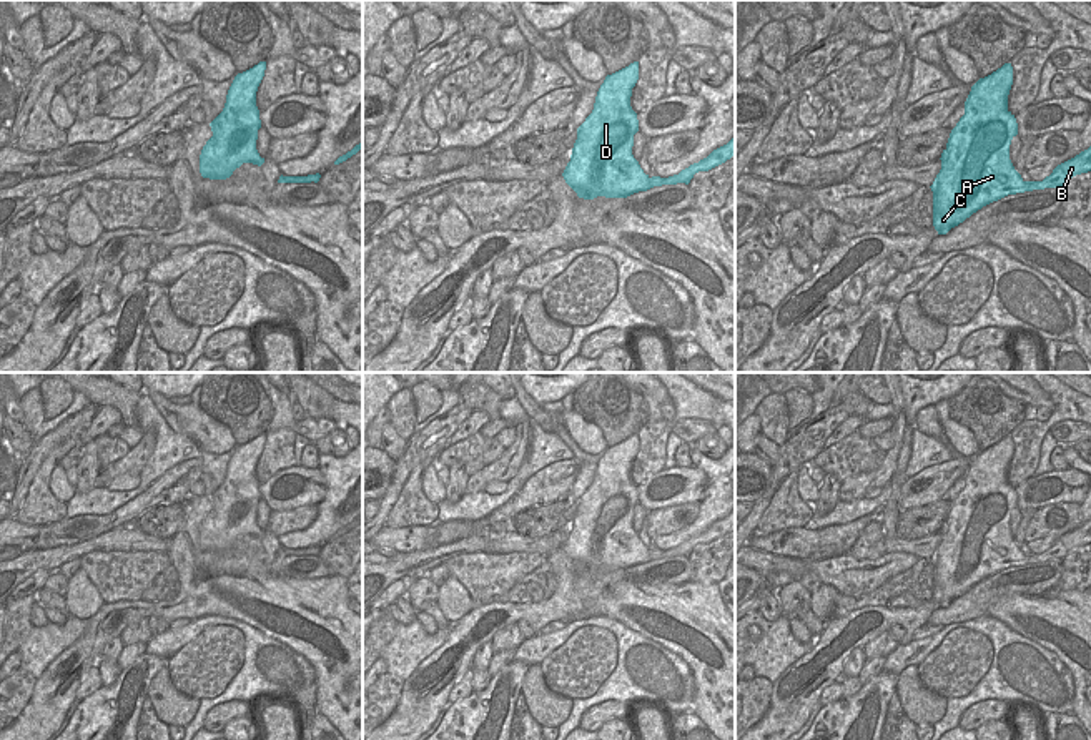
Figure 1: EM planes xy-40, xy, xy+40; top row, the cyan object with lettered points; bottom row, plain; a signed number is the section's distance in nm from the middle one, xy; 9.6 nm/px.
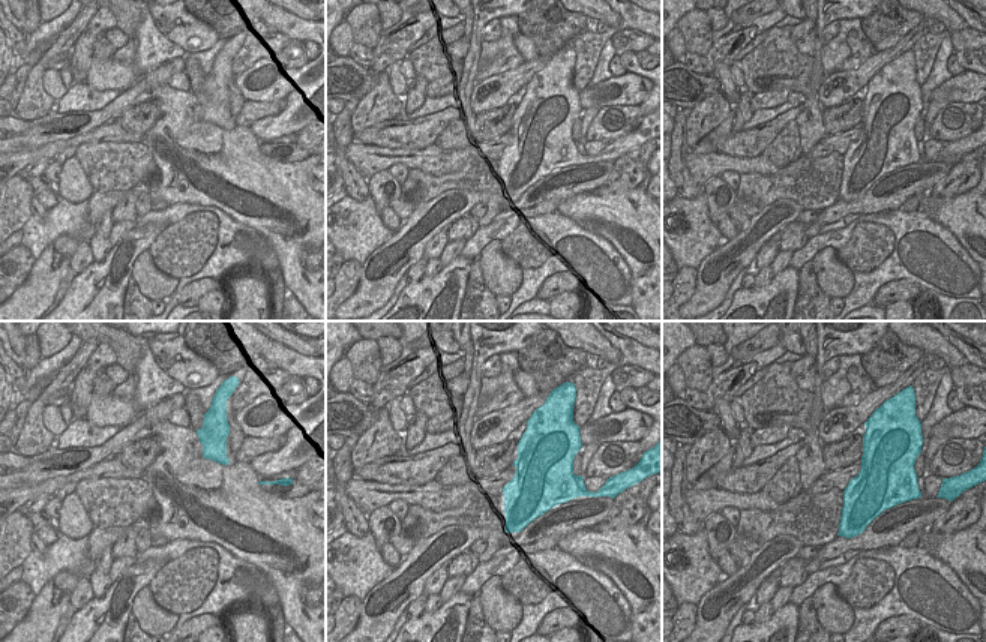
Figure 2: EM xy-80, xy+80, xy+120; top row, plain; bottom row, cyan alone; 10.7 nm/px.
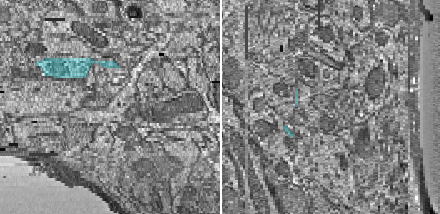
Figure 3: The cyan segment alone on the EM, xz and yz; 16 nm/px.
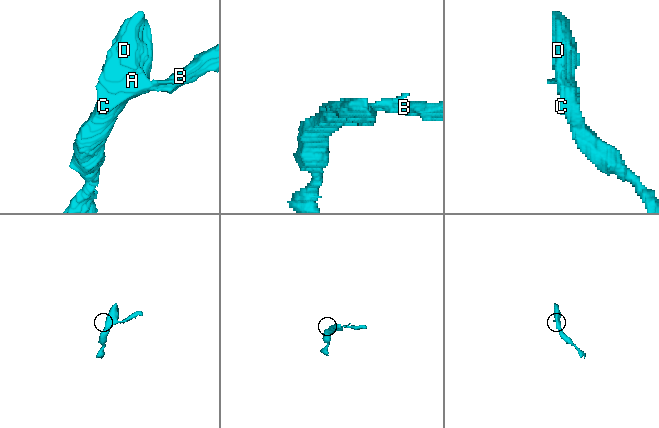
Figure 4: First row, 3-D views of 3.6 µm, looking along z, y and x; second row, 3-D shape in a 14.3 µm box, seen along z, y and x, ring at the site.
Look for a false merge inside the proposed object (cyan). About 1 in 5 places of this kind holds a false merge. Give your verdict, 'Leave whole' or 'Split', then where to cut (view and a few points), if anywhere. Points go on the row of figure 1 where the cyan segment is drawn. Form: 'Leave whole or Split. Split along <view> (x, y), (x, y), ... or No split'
Leave whole. No split.

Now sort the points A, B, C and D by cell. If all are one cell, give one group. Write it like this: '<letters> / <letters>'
A B C D

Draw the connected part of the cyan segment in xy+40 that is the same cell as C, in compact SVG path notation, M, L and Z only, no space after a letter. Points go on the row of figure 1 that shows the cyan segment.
M1005 63L991 75L980 78L965 101L965 115L951 130L941 153L941 170L933 185L933 226L946 234L983 206L1008 195L1063 188L1073 176L1091 171L1091 146L1074 158L1058 165L1043 181L1024 181L1010 160L1011 140L1018 135L1014 115L1008 110L1008 95L1013 85L1013 67Z

